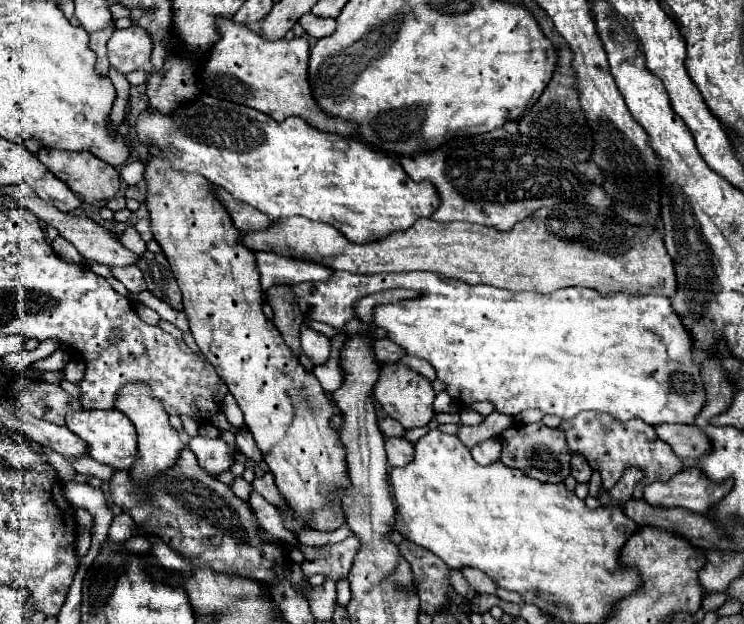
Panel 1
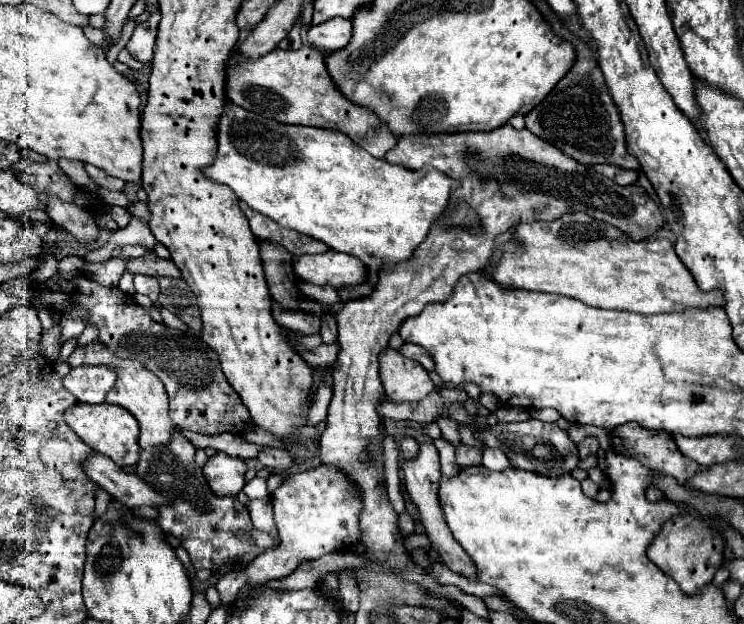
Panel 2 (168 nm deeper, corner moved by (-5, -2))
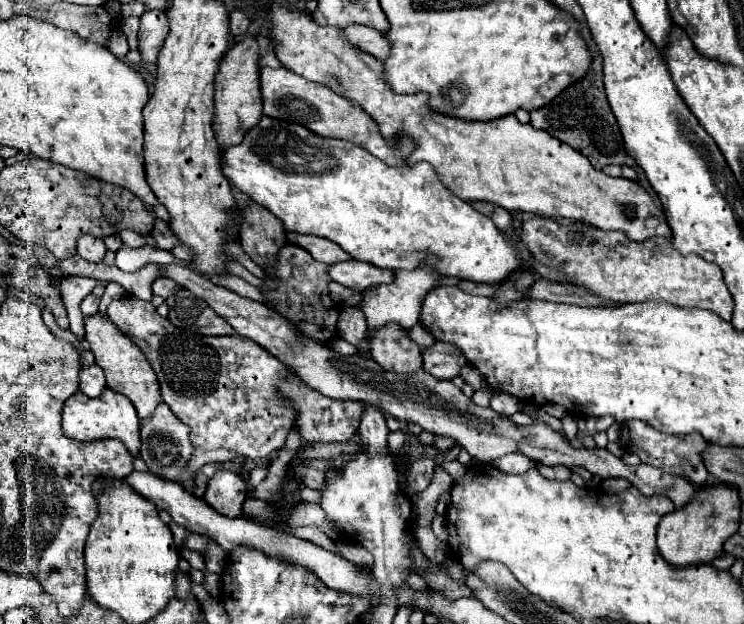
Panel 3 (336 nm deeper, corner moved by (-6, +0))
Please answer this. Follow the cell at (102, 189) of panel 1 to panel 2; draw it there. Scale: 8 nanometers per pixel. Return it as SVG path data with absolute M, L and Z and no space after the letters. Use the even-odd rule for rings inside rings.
M84 164L84 168L86 168L88 176L90 176L98 186L102 186L102 188L106 188L106 190L116 190L116 192L120 192L120 190L124 188L124 182L122 182L120 178L114 178L114 176L106 174L104 170L92 166L92 164Z

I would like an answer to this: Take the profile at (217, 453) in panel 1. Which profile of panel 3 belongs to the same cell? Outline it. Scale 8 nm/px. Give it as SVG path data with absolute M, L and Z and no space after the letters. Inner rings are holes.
M219 470L209 480L209 490L205 500L211 508L227 518L237 518L243 514L243 502L247 500L247 484L237 470Z

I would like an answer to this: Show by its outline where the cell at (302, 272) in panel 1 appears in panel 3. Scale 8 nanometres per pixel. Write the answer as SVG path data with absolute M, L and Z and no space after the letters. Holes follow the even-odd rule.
M347 260L347 262L341 262L341 264L331 264L329 276L335 282L339 282L347 288L353 288L357 292L363 292L369 286L393 282L391 270L383 270L383 268L377 268L373 264L359 262L359 260Z

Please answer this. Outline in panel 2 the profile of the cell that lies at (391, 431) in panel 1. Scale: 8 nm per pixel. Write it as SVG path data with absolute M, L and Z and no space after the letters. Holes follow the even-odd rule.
M400 436L396 442L398 442L398 448L400 448L404 458L410 458L418 450L418 442L412 436Z

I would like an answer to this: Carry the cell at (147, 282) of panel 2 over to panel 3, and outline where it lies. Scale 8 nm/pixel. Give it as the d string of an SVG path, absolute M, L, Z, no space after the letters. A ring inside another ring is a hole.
M159 278L153 284L153 294L161 296L161 298L169 298L169 296L173 296L177 292L177 288L179 286L177 286L175 280L171 280L171 278Z

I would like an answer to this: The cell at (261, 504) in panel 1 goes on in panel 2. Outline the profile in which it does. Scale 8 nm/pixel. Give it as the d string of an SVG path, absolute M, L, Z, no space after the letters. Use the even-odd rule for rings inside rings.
M258 476L254 480L250 480L250 482L246 482L244 492L246 492L246 496L250 500L254 500L254 498L268 498L270 496L268 494L268 488L266 488L266 480L264 478L258 478Z

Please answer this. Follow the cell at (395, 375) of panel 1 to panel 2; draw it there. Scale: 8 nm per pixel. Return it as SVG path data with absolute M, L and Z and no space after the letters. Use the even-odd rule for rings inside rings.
M392 348L380 354L380 378L392 402L420 402L436 390L428 372L418 362L404 358Z

